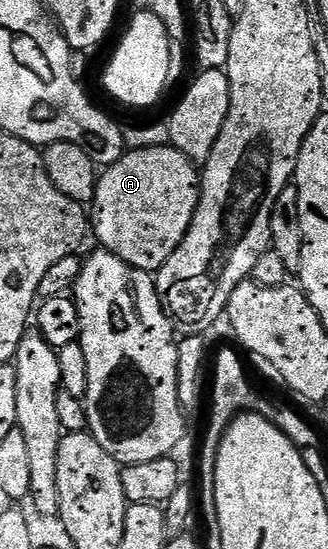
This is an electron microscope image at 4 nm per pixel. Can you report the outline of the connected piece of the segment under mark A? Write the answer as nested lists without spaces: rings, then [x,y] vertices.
[[[138,148],[125,151],[118,160],[111,161],[108,168],[99,173],[96,181],[96,199],[94,209],[94,236],[100,239],[99,247],[122,258],[138,270],[155,274],[168,261],[170,254],[178,250],[186,230],[196,213],[200,201],[201,173],[197,165],[186,154],[176,148]]]

